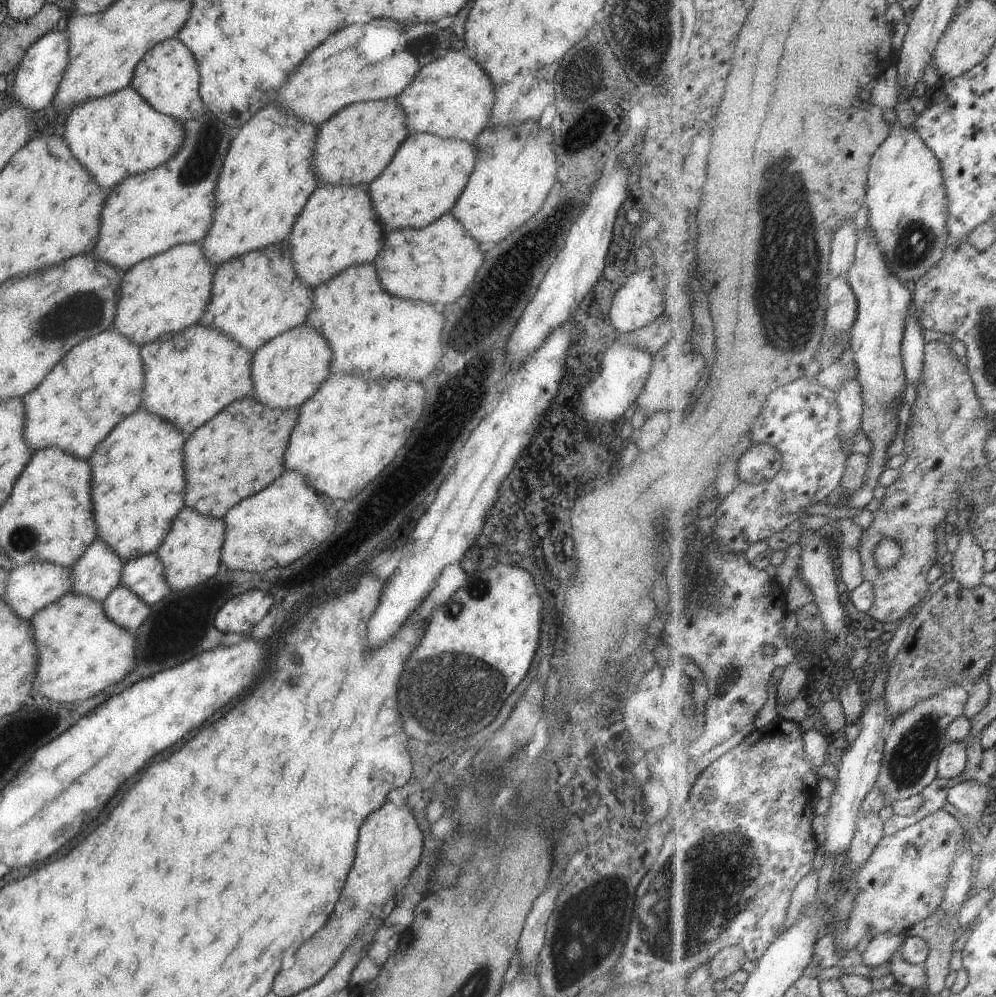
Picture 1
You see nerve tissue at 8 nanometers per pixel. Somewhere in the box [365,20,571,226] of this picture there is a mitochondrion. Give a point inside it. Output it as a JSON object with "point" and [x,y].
{"point":[427,42]}

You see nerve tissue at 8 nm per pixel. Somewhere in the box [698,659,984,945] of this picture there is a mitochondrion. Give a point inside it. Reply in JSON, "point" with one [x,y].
{"point":[913,755]}

